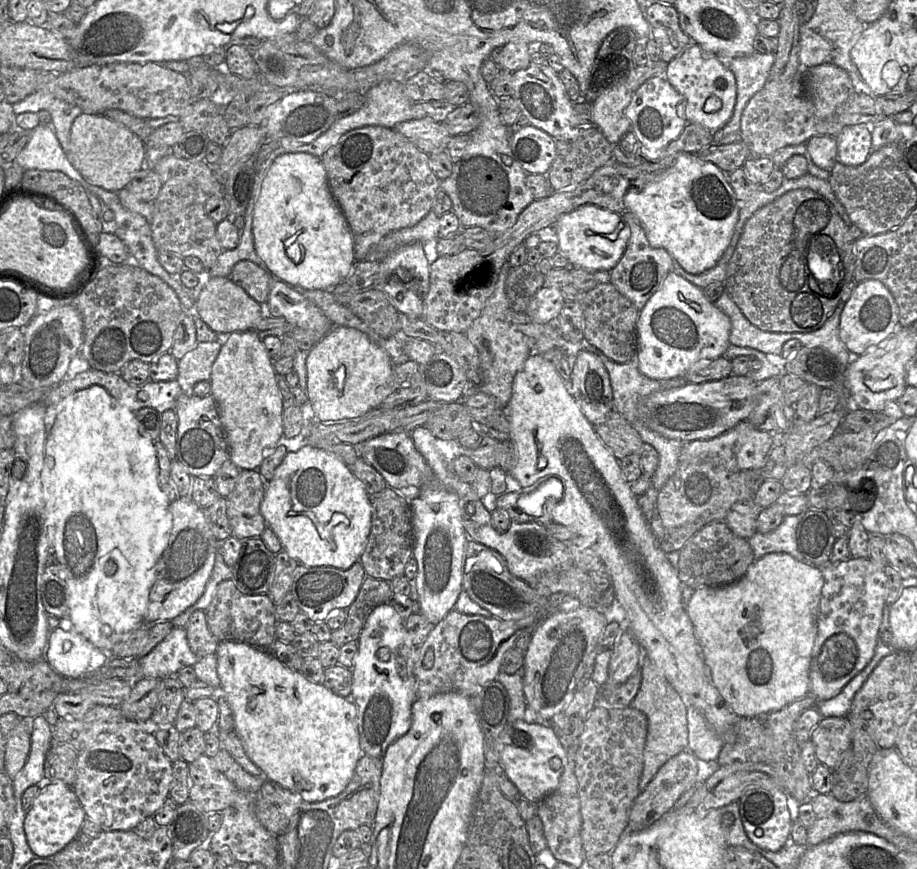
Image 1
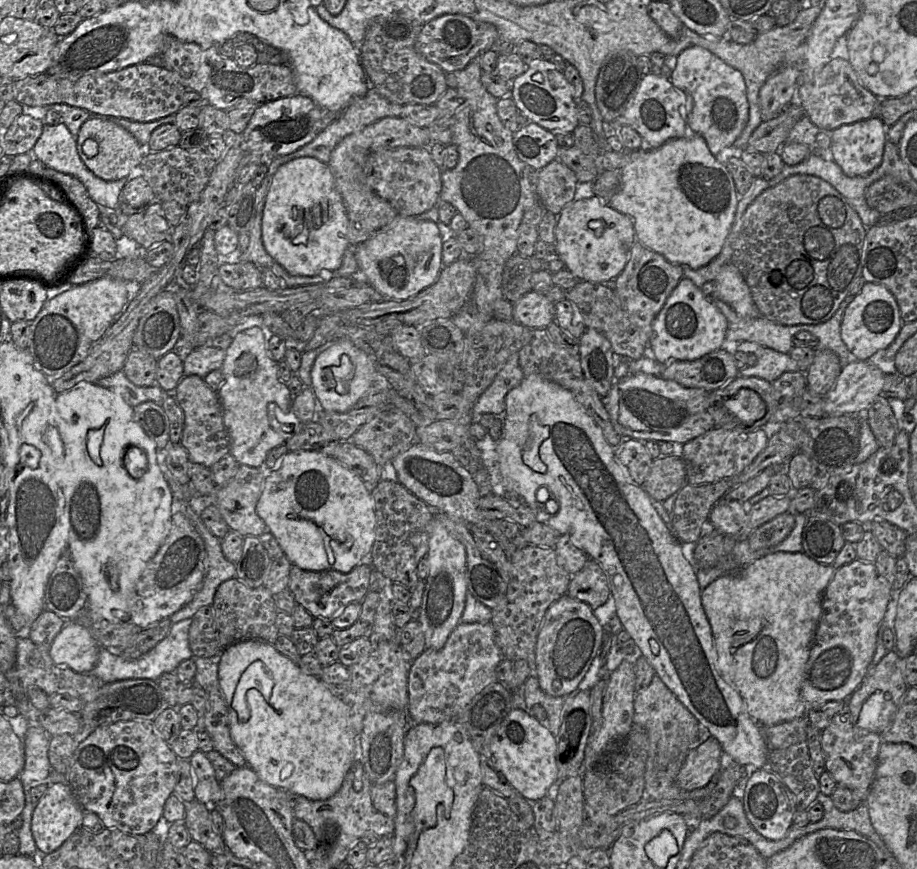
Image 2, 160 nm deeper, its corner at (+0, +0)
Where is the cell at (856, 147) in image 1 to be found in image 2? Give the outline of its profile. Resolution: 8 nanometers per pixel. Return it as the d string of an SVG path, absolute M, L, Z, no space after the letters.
M877 115L836 128L831 132L833 161L849 177L871 173L882 161L888 128Z

